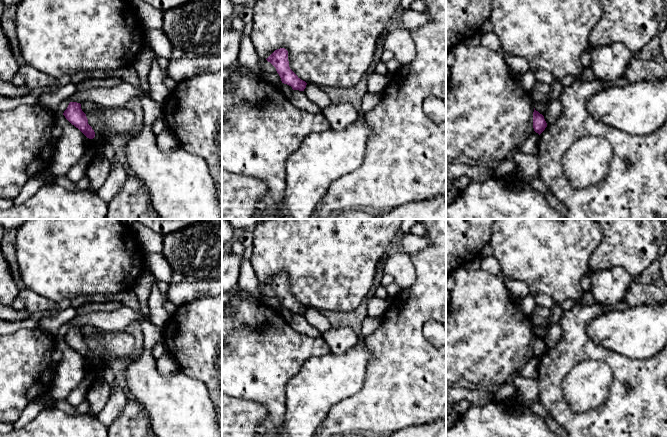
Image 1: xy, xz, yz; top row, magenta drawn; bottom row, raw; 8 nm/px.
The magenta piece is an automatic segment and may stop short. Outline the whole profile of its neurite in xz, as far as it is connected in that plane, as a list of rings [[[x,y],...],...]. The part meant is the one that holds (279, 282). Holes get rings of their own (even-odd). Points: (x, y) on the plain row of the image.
[[[285,272],[275,274],[266,284],[276,292],[282,307],[291,310],[293,314],[304,315],[307,307],[290,293],[288,275]]]

